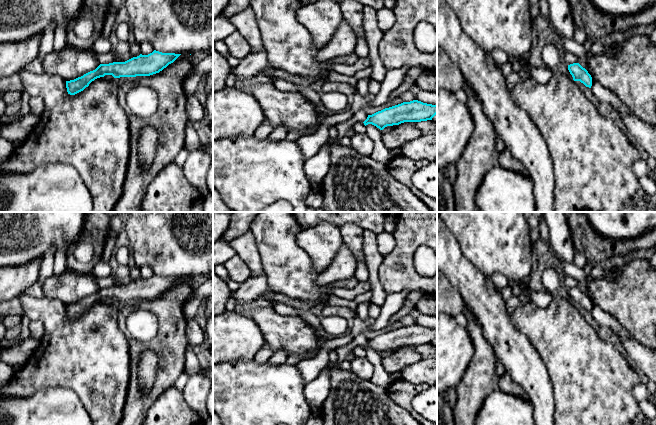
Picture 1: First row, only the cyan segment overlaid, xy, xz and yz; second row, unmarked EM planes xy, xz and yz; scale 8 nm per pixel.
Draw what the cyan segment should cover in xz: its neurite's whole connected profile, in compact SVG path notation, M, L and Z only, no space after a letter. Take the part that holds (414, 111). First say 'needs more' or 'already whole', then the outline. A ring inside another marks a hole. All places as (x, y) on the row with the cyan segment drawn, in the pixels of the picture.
already whole; M418 100L403 102L368 115L364 125L372 124L383 130L387 126L399 125L404 122L421 122L432 120L437 114L437 105L423 103Z

